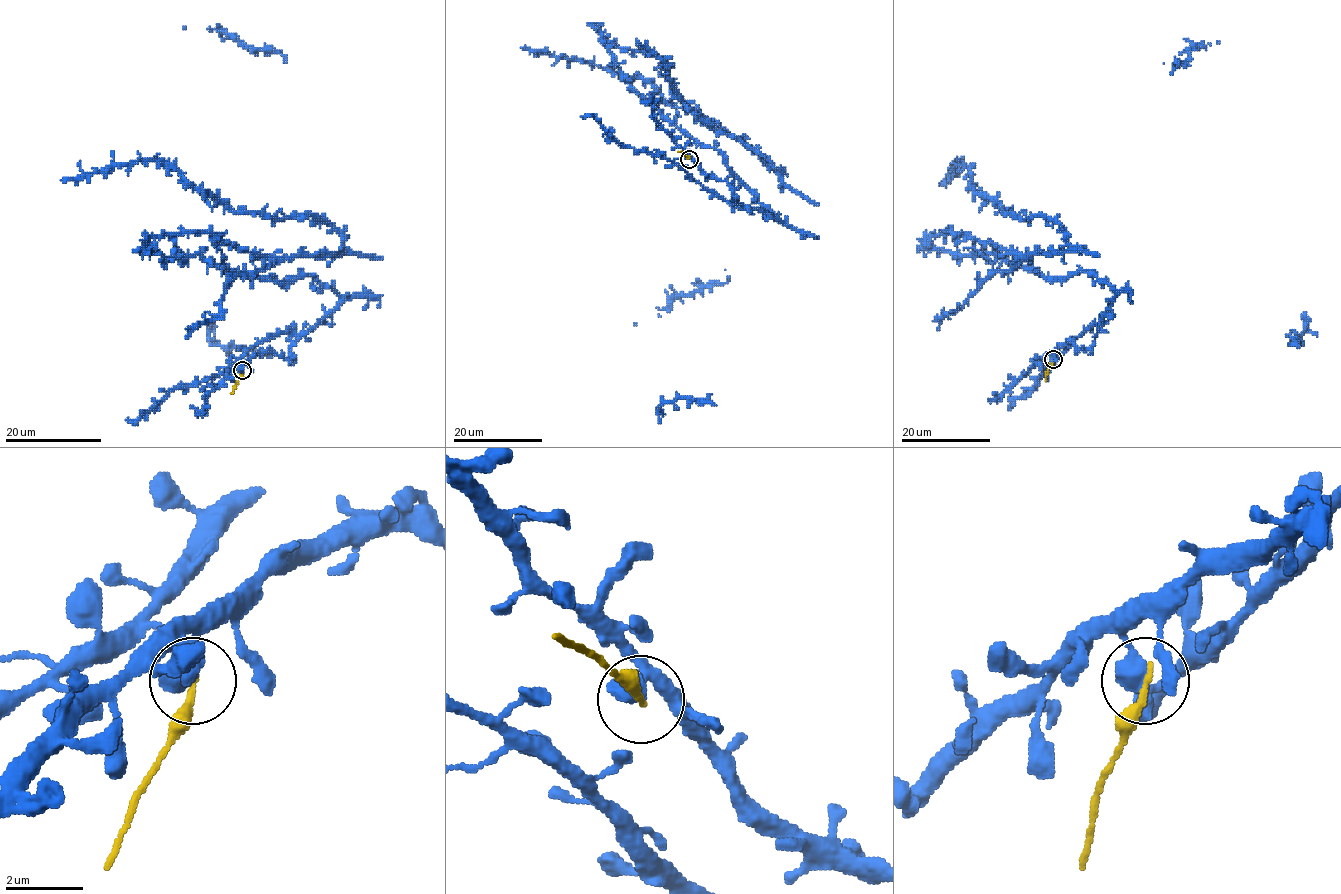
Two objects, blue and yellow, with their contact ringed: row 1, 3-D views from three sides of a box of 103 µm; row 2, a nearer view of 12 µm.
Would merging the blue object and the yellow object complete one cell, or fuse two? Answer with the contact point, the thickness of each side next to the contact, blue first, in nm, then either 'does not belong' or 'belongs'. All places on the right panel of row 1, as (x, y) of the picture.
at (1053, 359); 600 nm thick on the blue side, 200 nm on the other; does not belong

